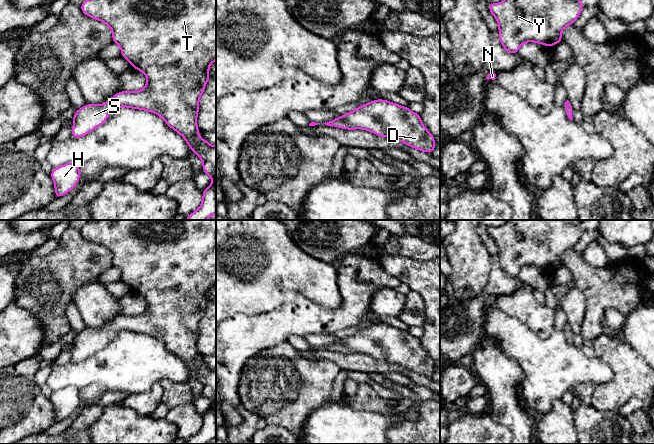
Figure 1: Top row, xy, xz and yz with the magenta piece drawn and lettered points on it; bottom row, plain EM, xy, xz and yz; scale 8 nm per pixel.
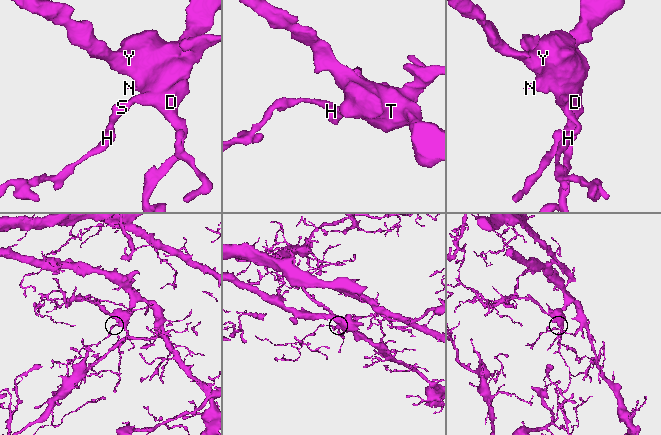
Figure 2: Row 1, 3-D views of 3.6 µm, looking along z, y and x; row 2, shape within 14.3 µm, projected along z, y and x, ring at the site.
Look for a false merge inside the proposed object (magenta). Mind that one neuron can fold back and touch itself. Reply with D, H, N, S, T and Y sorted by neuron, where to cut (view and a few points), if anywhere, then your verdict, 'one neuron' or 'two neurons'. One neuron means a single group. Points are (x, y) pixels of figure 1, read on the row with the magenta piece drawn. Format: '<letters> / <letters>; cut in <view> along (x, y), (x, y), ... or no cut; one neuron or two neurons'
D H N S T Y; no cut; one neuron

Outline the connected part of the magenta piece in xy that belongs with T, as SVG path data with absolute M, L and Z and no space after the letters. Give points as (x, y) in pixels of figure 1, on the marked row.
M85 0L80 5L84 15L107 24L113 31L112 41L121 47L121 57L129 61L133 68L143 72L147 85L135 92L121 91L101 105L85 104L77 109L72 120L72 138L82 138L101 126L109 113L119 107L145 110L160 116L165 123L179 133L202 161L202 171L213 180L202 191L200 207L188 215L186 220L207 220L216 214L216 146L198 136L197 126L199 99L204 92L209 75L209 66L216 60L216 0Z

